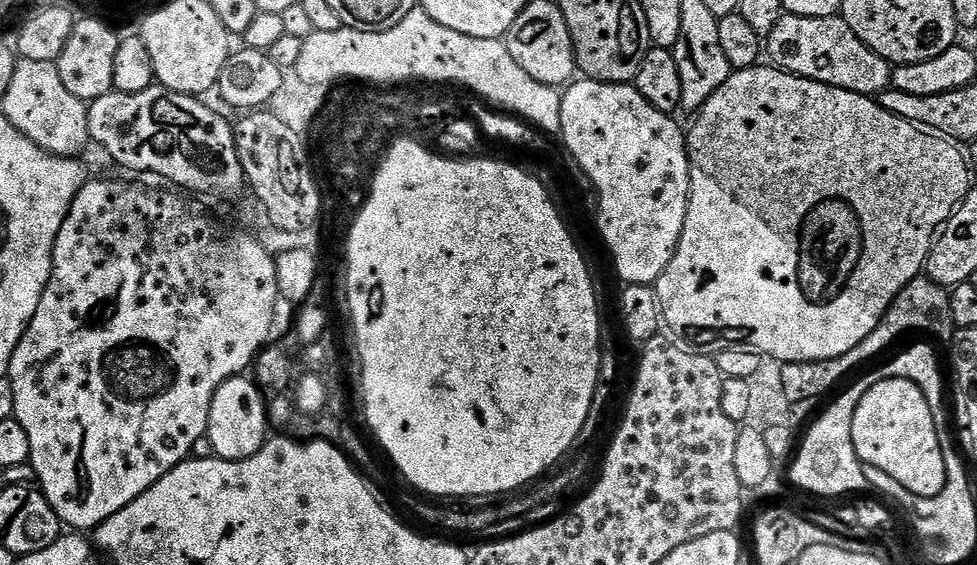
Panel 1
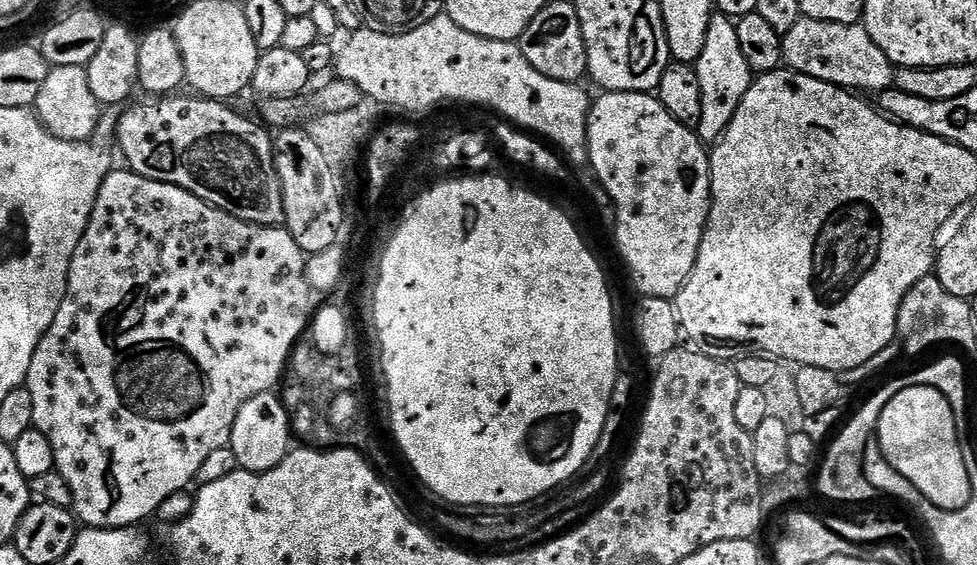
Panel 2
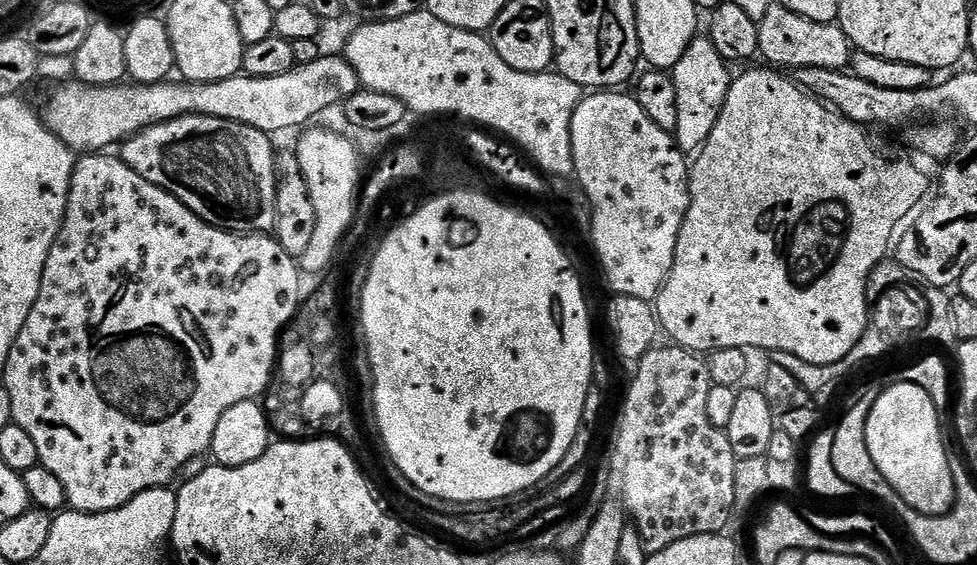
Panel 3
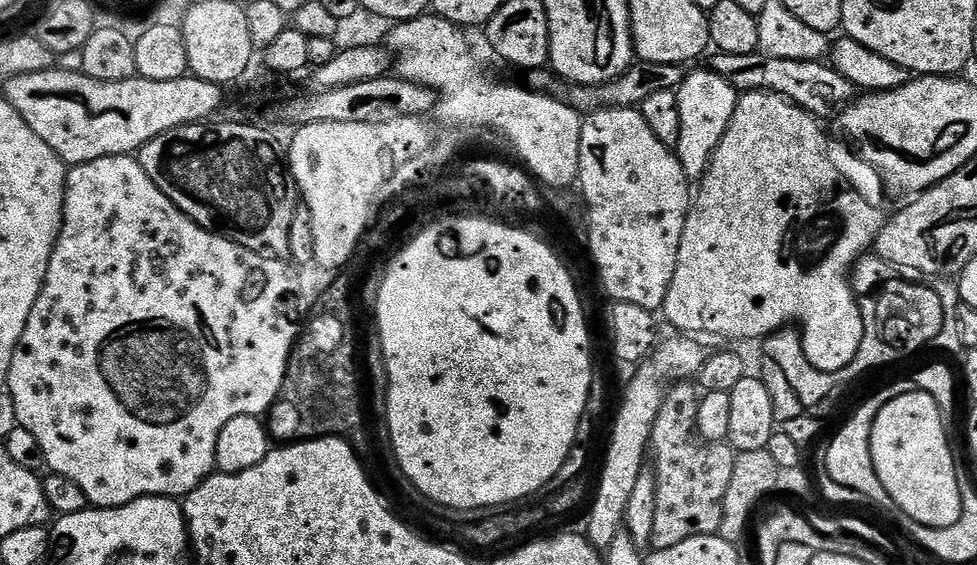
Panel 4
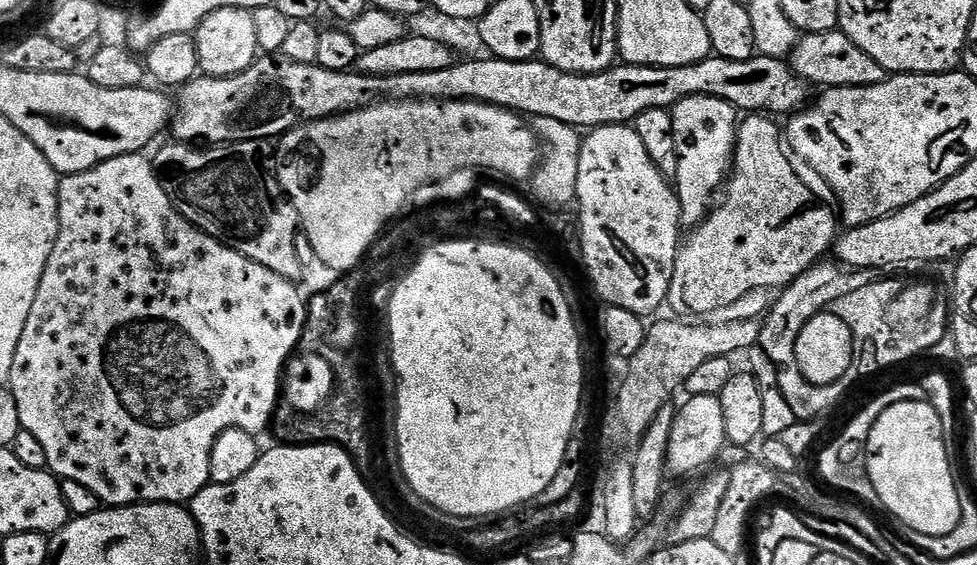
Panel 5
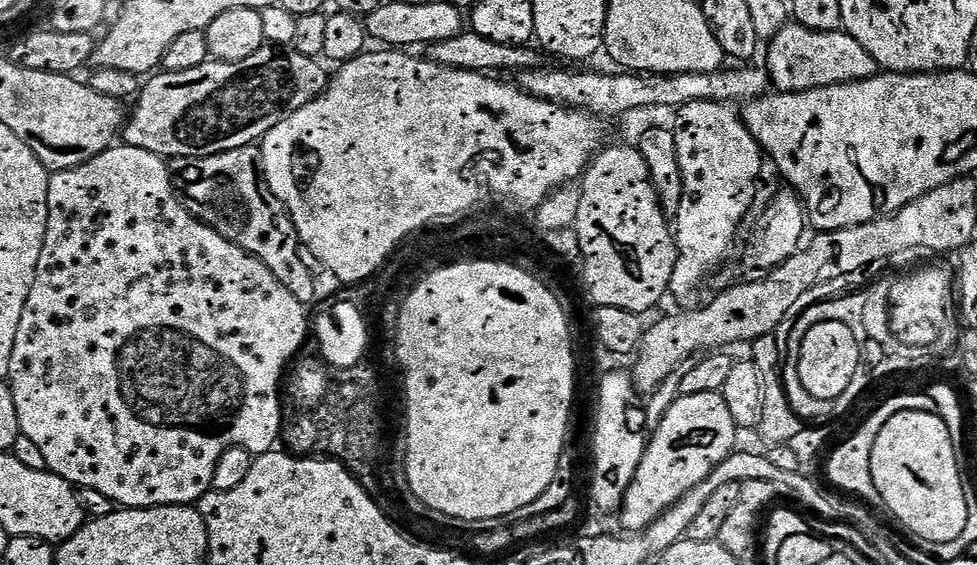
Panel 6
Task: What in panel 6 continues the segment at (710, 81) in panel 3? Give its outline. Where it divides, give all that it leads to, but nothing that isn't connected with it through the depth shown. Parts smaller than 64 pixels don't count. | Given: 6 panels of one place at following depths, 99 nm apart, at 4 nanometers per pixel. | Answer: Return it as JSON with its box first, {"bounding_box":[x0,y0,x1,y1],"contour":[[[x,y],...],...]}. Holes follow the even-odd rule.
{"bounding_box":[670,100,766,310],"contour":[[[703,100],[684,104],[675,113],[682,202],[674,217],[676,265],[670,296],[684,310],[695,309],[701,303],[704,279],[731,254],[740,223],[749,219],[748,211],[756,200],[756,183],[766,165],[760,143],[750,134],[741,113],[732,108]]]}

